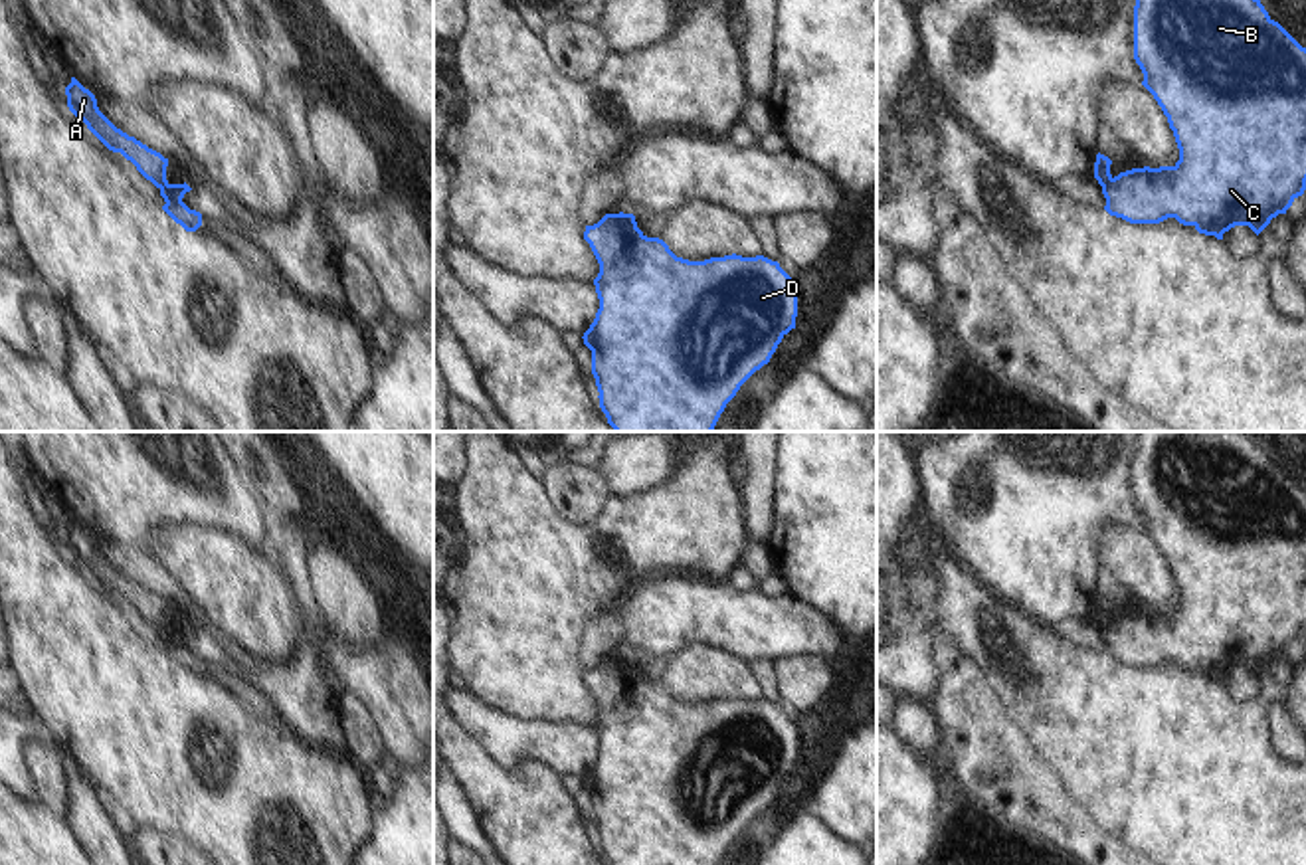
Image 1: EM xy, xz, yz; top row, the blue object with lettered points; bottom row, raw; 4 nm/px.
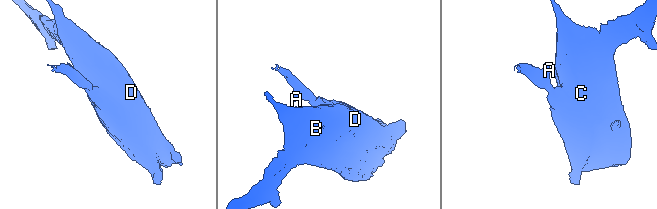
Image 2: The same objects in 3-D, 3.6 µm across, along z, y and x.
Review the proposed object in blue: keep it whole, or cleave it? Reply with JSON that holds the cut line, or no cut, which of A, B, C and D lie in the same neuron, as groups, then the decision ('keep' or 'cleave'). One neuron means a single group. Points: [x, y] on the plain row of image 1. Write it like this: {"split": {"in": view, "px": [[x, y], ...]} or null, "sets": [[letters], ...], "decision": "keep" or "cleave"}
{"split": {"in": "yz", "px": [[1113, 622], [1103, 632]]}, "sets": [["A"], ["B", "C", "D"]], "decision": "cleave"}

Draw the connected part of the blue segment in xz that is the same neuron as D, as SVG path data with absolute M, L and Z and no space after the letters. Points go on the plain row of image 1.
M606 657L586 669L600 717L594 722L600 752L584 776L592 794L592 817L607 865L718 865L740 829L770 806L782 782L795 772L797 738L793 722L764 699L724 699L704 705L677 701L659 681L647 681L633 657Z

